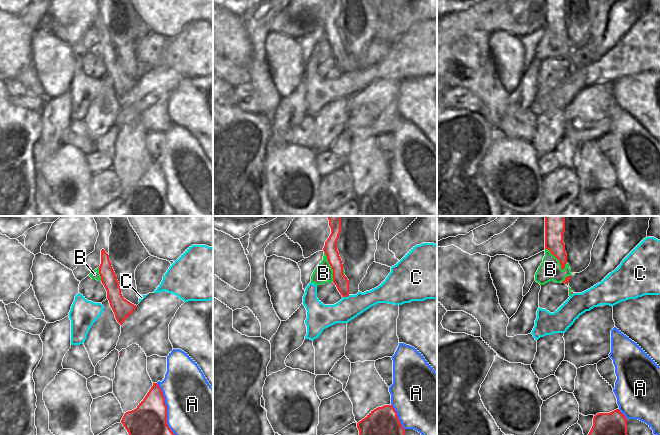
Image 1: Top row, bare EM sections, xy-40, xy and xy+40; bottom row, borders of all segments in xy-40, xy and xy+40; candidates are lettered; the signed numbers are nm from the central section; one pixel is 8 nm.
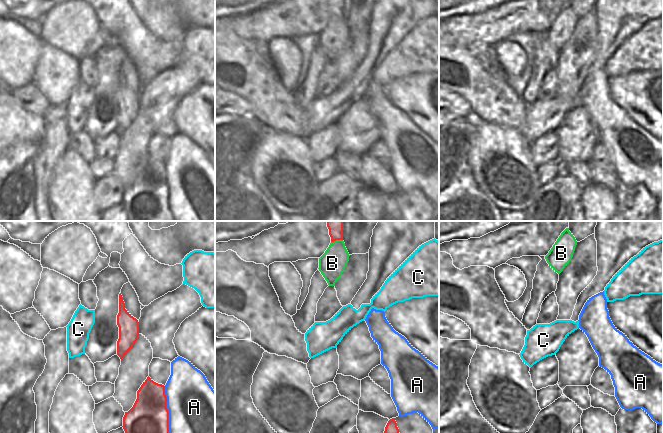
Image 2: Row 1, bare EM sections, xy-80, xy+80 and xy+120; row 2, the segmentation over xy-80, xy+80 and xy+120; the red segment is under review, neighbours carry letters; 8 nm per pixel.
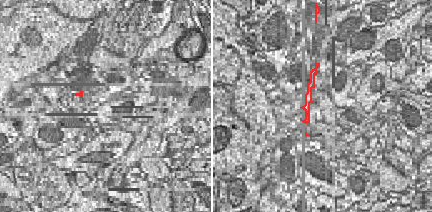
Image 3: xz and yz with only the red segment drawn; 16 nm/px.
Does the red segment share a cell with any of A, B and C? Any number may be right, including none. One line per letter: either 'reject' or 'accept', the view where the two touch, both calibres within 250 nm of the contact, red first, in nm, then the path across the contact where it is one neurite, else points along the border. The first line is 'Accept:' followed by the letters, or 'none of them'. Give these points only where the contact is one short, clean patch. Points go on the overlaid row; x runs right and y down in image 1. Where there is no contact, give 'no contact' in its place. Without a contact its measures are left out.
Accept: none of them
A: reject | xy-40 | 280/440 nm
B: reject | xy+40 | 160/180 nm
C: reject | xy | 110/190 nm | along xy (349, 295), (343, 297)

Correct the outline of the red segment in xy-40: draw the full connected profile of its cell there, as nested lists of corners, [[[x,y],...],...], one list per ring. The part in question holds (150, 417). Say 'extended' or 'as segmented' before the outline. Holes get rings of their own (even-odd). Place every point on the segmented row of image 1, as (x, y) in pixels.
as segmented; [[[157,383],[136,409],[124,414],[121,423],[129,435],[175,435],[167,424],[167,406]]]

